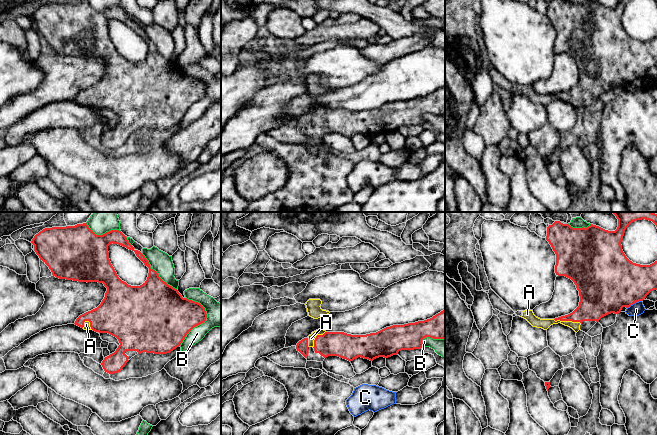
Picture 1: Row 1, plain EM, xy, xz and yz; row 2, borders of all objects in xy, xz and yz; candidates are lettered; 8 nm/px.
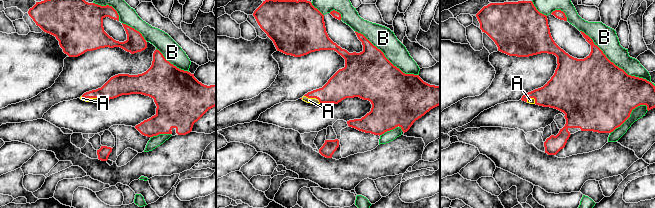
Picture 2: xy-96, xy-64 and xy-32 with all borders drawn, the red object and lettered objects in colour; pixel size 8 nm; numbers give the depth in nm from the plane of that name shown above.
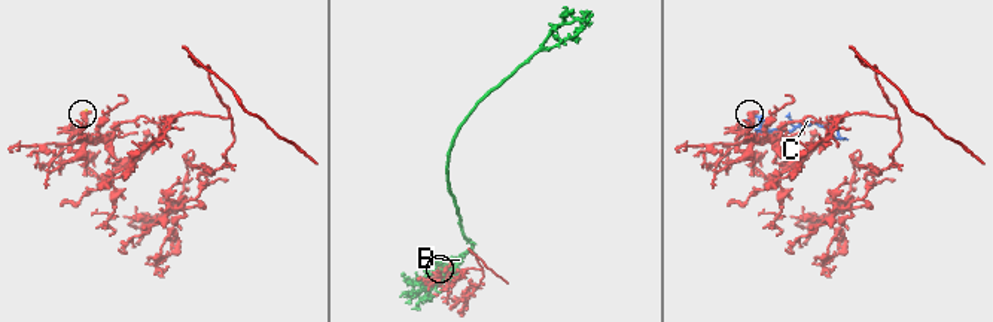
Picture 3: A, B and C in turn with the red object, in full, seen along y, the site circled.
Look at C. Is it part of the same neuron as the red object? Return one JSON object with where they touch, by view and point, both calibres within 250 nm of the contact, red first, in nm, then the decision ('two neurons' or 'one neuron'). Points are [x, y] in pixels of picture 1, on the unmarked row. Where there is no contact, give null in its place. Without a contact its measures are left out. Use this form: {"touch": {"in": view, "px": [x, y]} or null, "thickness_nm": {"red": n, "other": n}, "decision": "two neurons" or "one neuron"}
{"touch": {"in": "yz", "px": [634, 78]}, "thickness_nm": {"red": 460, "other": 100}, "decision": "two neurons"}

